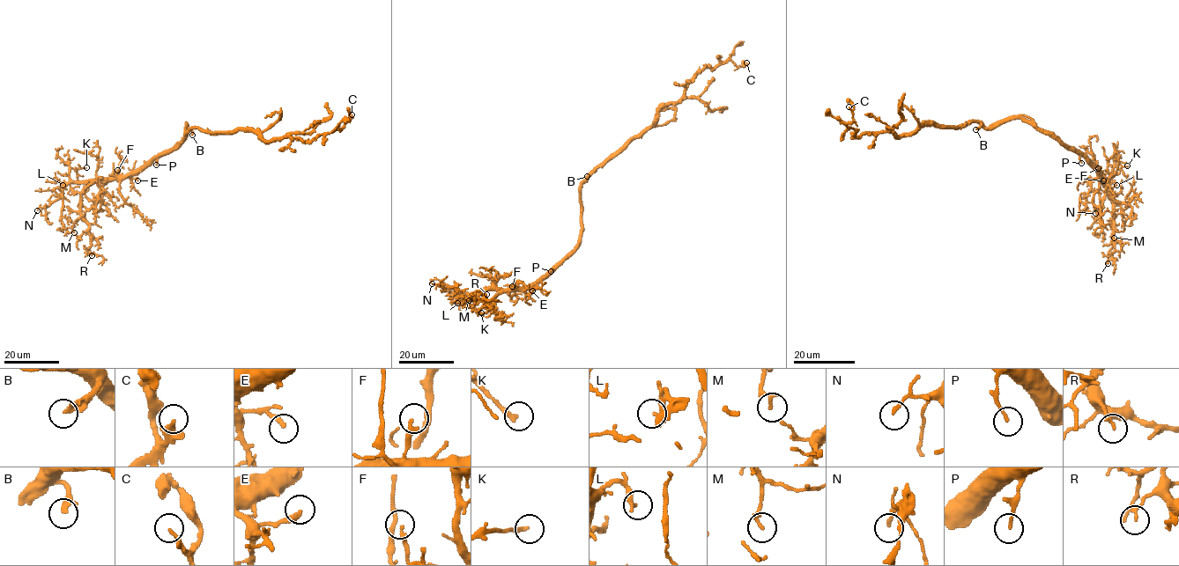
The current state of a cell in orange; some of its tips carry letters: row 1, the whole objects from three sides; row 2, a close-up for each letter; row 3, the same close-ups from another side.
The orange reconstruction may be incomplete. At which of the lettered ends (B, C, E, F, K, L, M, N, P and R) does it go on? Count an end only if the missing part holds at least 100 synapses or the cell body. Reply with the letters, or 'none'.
B

